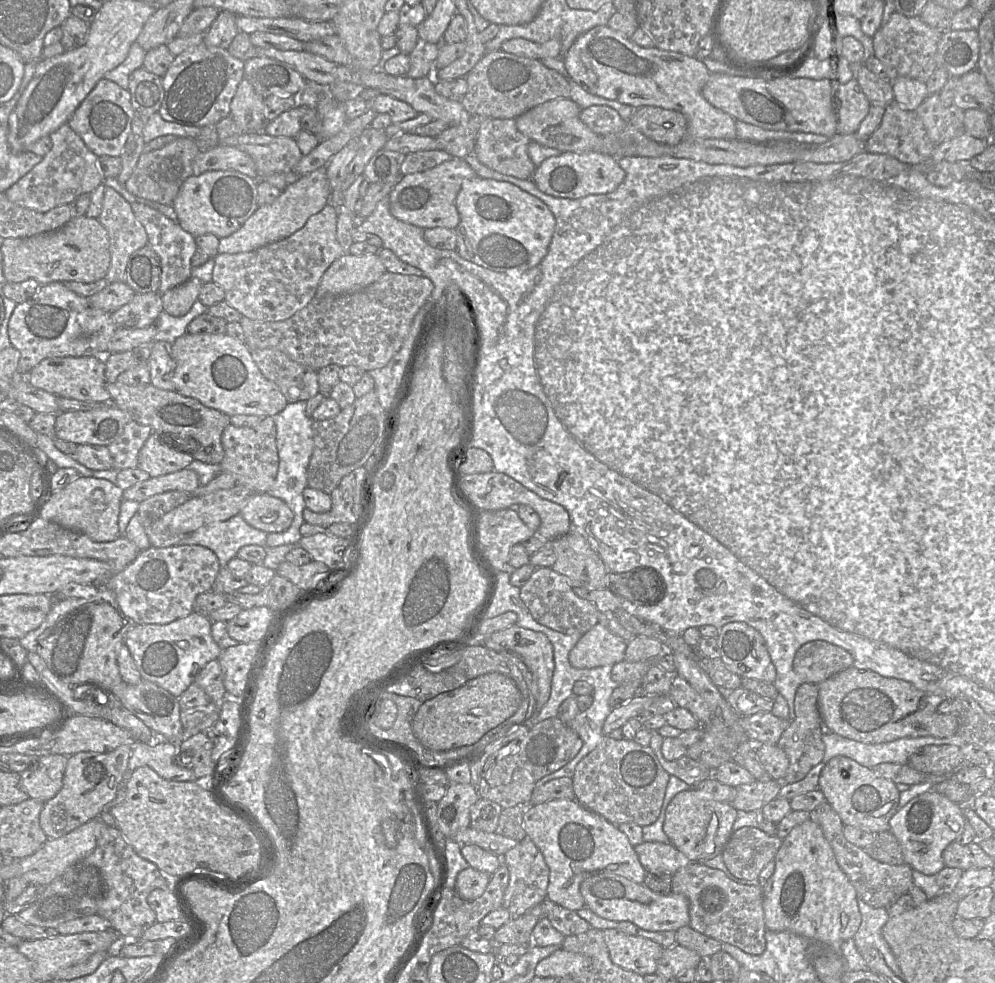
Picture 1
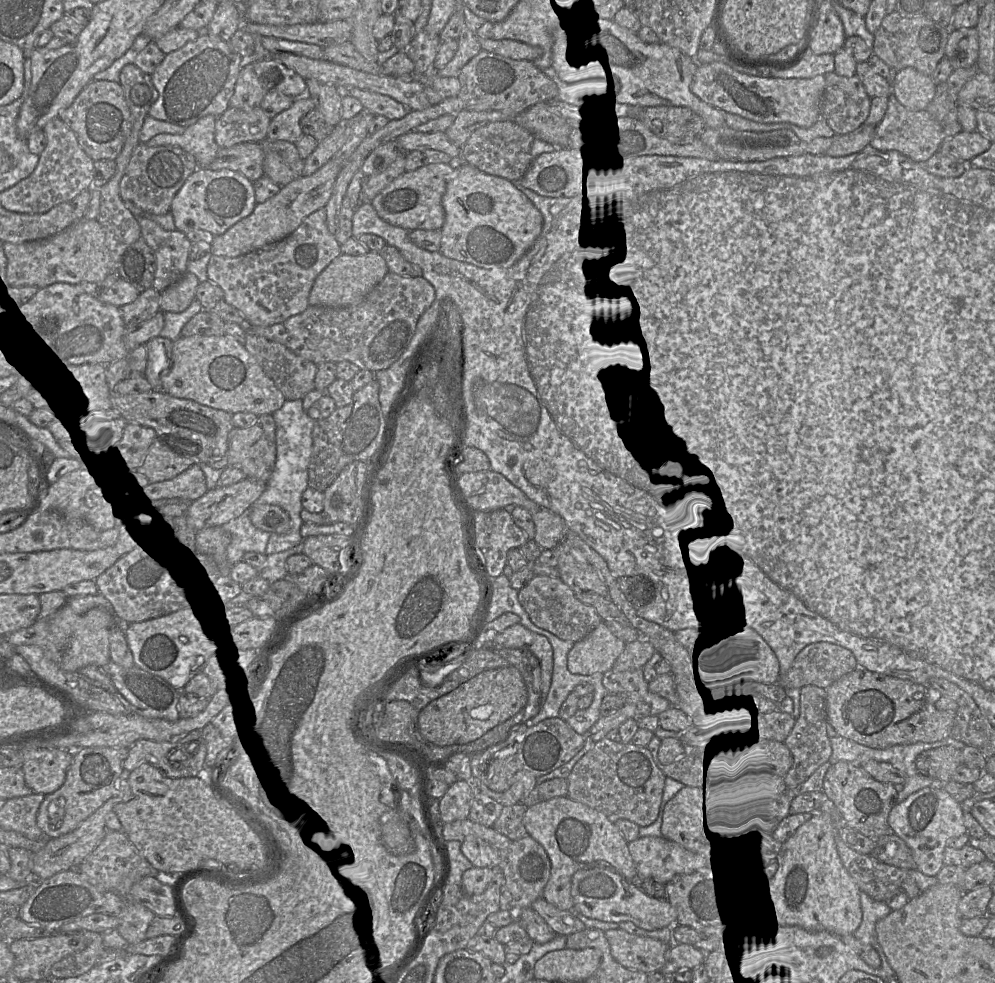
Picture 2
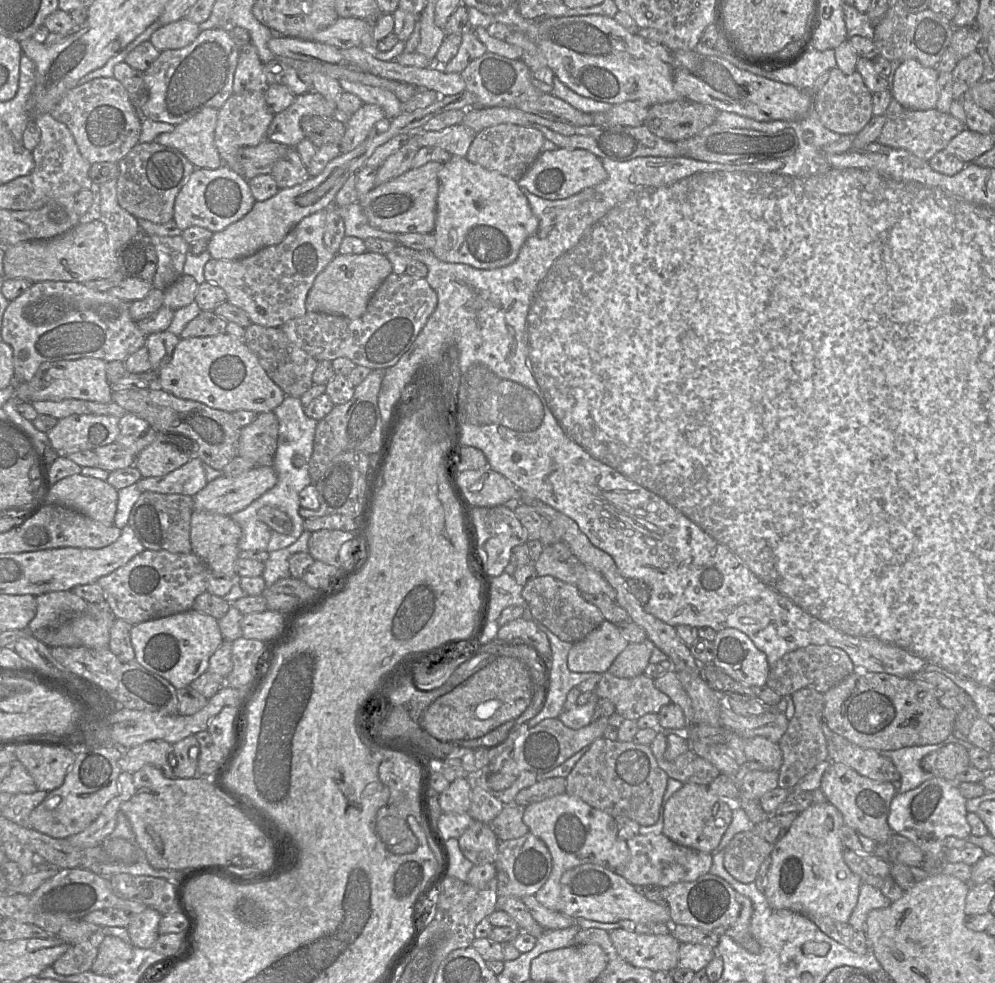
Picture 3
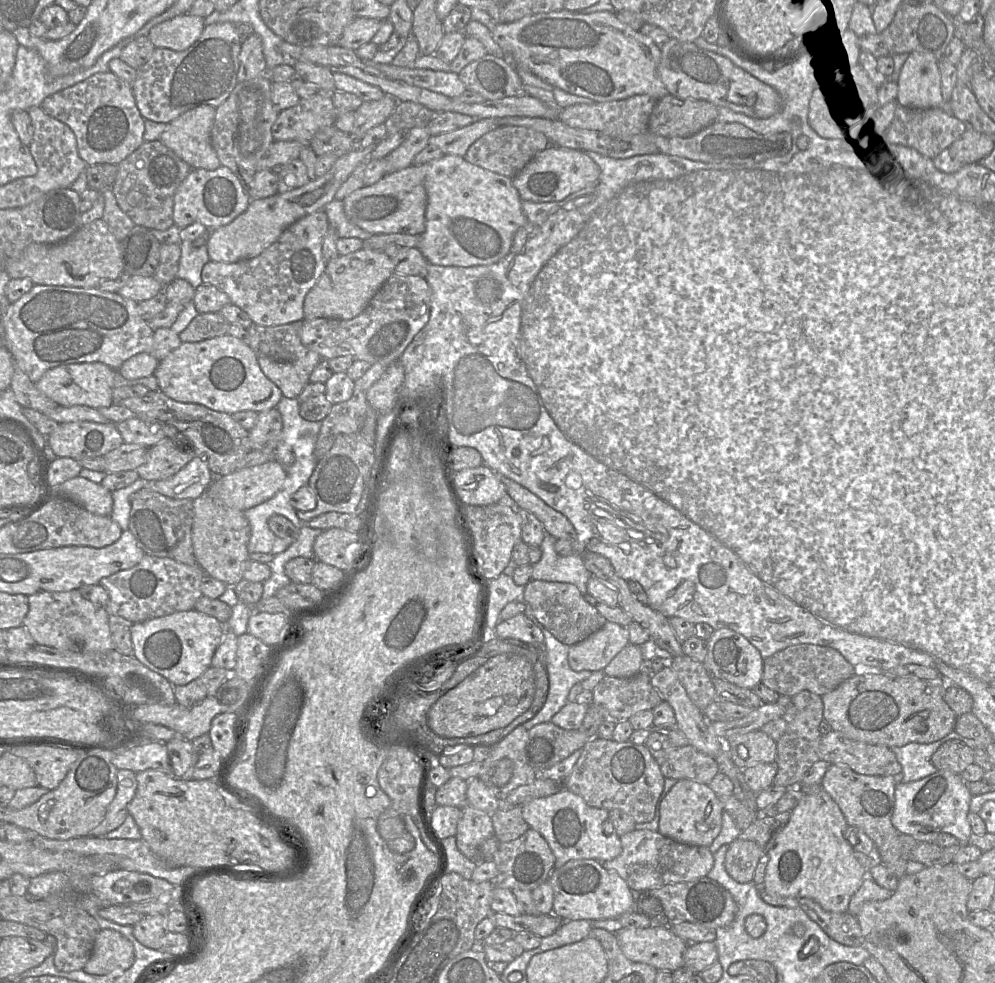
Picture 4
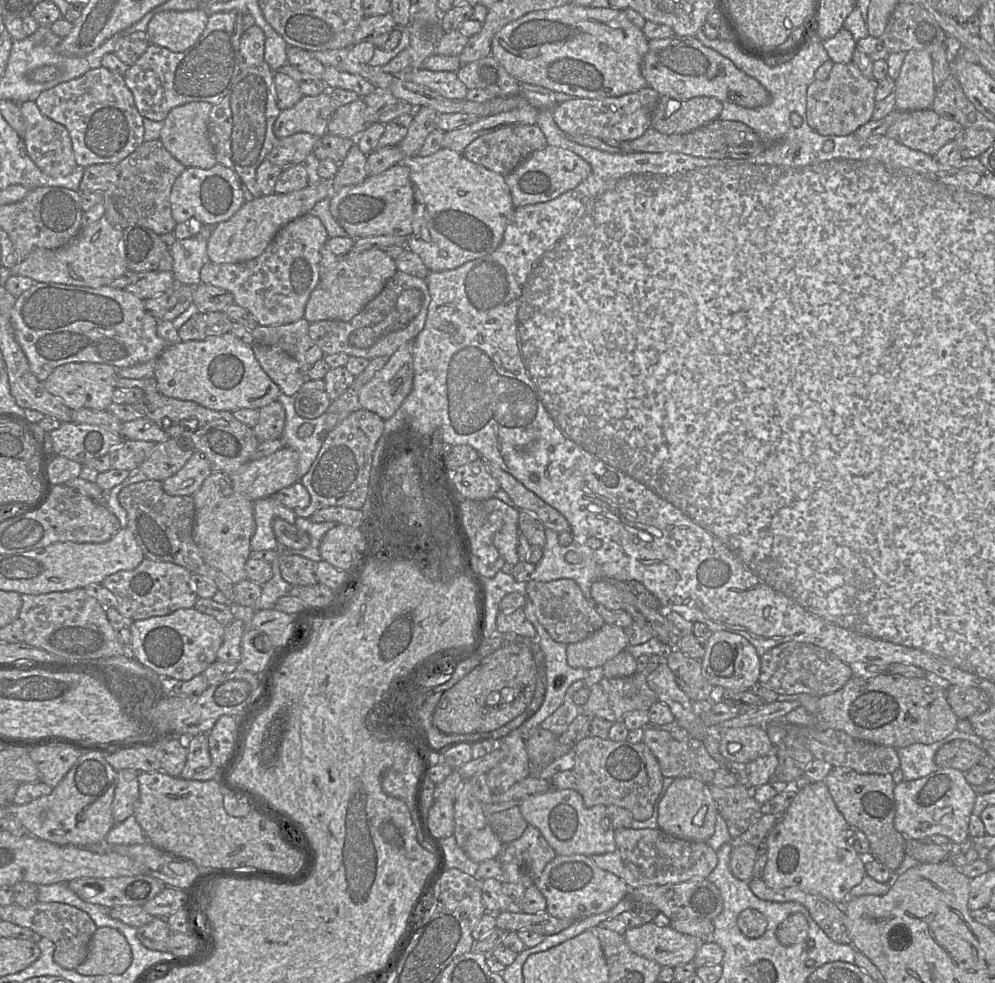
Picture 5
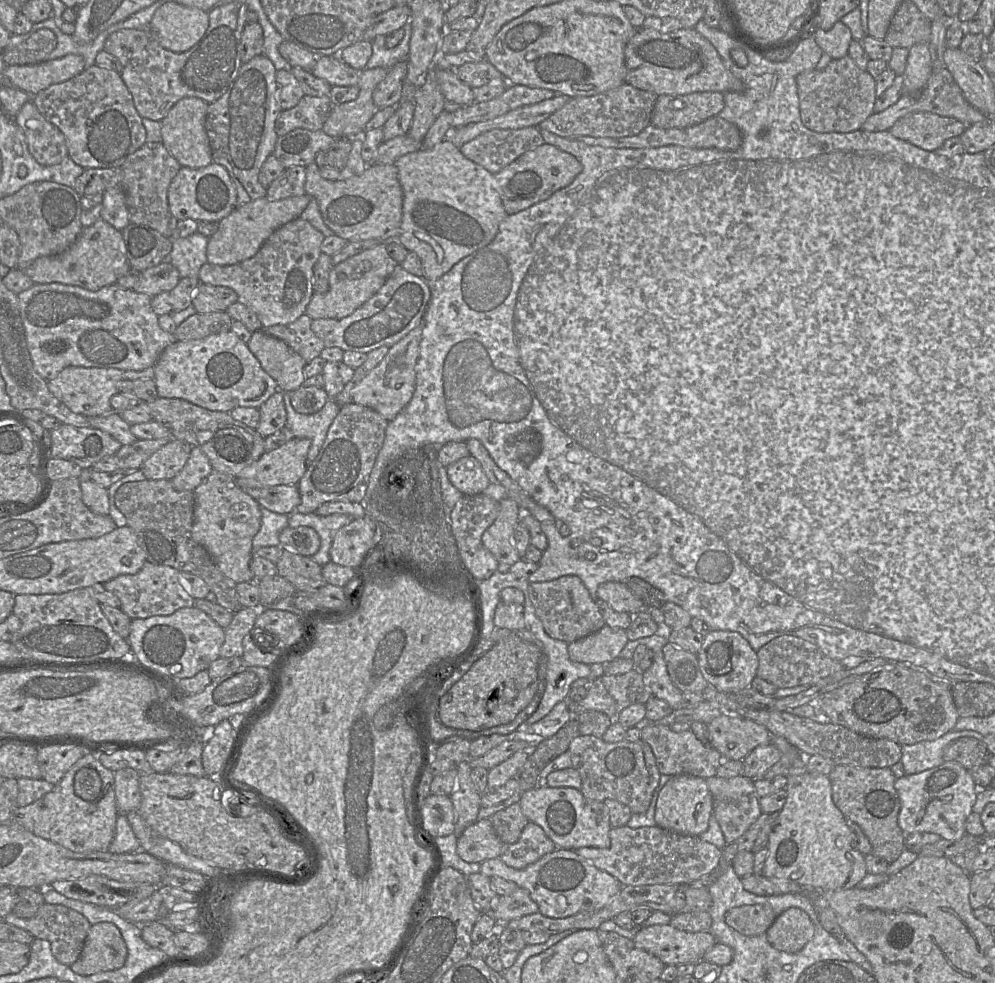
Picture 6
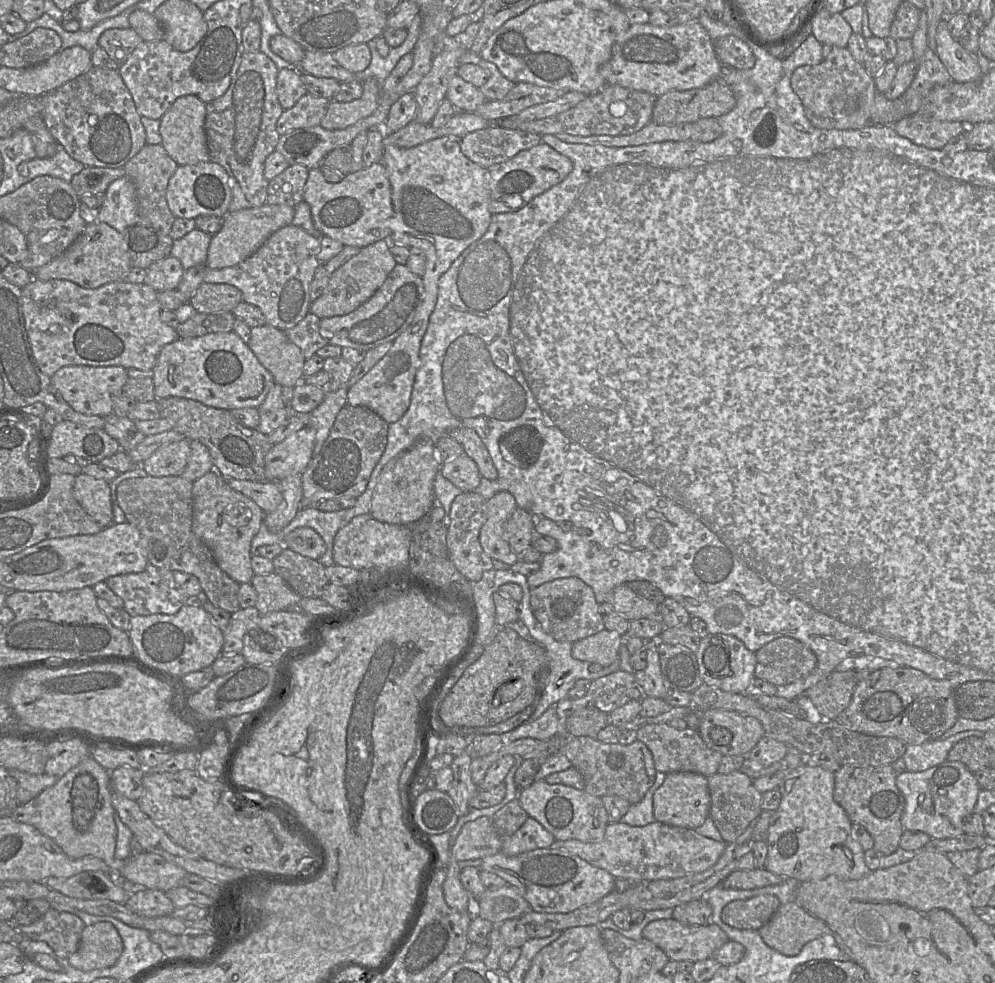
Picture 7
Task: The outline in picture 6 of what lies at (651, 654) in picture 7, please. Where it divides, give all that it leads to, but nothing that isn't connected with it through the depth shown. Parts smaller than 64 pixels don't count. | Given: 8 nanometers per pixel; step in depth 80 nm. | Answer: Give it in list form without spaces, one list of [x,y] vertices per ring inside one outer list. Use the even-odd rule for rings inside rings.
[[[662,651],[653,653],[652,665],[642,673],[644,685],[654,697],[666,701],[672,709],[682,708],[682,691],[672,683]]]

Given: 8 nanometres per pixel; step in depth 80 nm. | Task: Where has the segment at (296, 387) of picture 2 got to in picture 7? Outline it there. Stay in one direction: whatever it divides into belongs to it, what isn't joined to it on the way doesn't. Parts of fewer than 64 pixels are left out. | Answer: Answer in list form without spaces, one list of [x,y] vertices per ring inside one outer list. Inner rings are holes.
[[[308,313],[293,328],[285,330],[286,336],[298,346],[306,359],[316,355],[316,352],[328,344],[327,339],[320,334],[320,318]]]

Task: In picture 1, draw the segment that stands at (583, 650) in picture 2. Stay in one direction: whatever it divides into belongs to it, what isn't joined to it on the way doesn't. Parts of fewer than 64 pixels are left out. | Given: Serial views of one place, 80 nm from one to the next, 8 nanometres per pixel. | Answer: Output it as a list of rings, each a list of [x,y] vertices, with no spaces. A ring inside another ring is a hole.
[[[597,623],[580,637],[568,659],[571,666],[578,669],[615,665],[624,660],[626,646],[625,640]]]

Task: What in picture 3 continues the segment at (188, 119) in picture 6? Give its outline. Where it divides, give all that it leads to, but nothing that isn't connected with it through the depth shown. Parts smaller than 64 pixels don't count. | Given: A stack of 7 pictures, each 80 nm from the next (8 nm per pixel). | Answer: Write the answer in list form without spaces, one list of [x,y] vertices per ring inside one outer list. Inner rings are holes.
[[[207,107],[175,126],[172,132],[162,133],[156,143],[179,150],[196,168],[217,169],[223,165],[214,144],[218,109]]]

